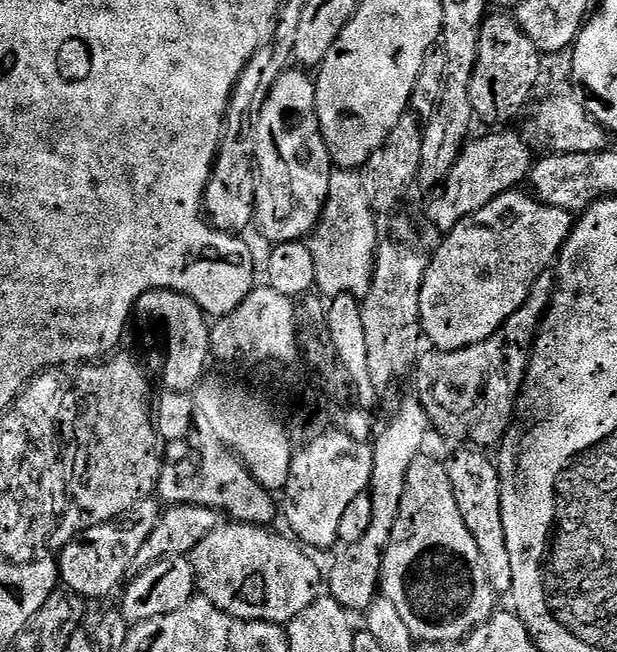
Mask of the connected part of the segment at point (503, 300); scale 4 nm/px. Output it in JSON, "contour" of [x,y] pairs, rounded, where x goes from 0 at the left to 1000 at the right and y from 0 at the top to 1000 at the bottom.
{"contour":[[[831,291],[814,298],[807,304],[801,304],[801,310],[794,310],[788,316],[781,316],[781,322],[775,322],[768,328],[762,328],[755,334],[749,334],[749,340],[742,340],[742,347],[736,347],[718,363],[720,368],[707,380],[707,388],[699,388],[694,411],[687,416],[687,431],[684,433],[684,451],[681,452],[681,500],[686,514],[690,517],[702,535],[715,540],[734,540],[736,537],[749,537],[755,531],[768,531],[775,525],[781,525],[788,518],[794,518],[794,512],[801,512],[810,502],[823,492],[827,482],[833,482],[853,463],[853,457],[862,449],[862,443],[877,434],[875,422],[882,416],[893,413],[903,403],[911,377],[921,368],[921,360],[930,348],[929,327],[917,322],[908,322],[904,316],[891,316],[880,313],[869,305],[867,299],[857,298],[849,291]]]}

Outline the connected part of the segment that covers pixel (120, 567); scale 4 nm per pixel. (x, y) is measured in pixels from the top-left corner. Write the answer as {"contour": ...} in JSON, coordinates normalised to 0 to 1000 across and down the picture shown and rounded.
{"contour":[[[241,764],[224,770],[201,793],[146,808],[118,827],[94,853],[99,894],[115,908],[138,919],[169,917],[182,910],[206,885],[217,854],[248,817],[250,807],[259,798],[263,779],[258,768]]]}

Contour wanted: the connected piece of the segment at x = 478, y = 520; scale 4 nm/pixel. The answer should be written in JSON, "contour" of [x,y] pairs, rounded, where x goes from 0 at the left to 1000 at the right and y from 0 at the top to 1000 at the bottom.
{"contour":[[[778,690],[746,693],[723,706],[729,745],[736,752],[736,770],[742,770],[742,782],[749,788],[749,801],[755,801],[755,813],[768,819],[768,831],[775,831],[775,850],[781,850],[781,862],[788,865],[788,887],[794,887],[794,899],[807,911],[823,911],[830,905],[833,874],[827,874],[827,844],[820,844],[820,813],[814,813],[814,758],[810,756],[810,721],[796,698]]]}

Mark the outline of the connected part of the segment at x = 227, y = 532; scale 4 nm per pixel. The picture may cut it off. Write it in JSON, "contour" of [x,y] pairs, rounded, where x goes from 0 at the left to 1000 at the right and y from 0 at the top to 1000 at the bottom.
{"contour":[[[363,801],[334,819],[308,848],[323,913],[387,951],[423,951],[460,960],[489,942],[520,906],[522,871],[519,877],[485,833],[441,813],[420,804]]]}

